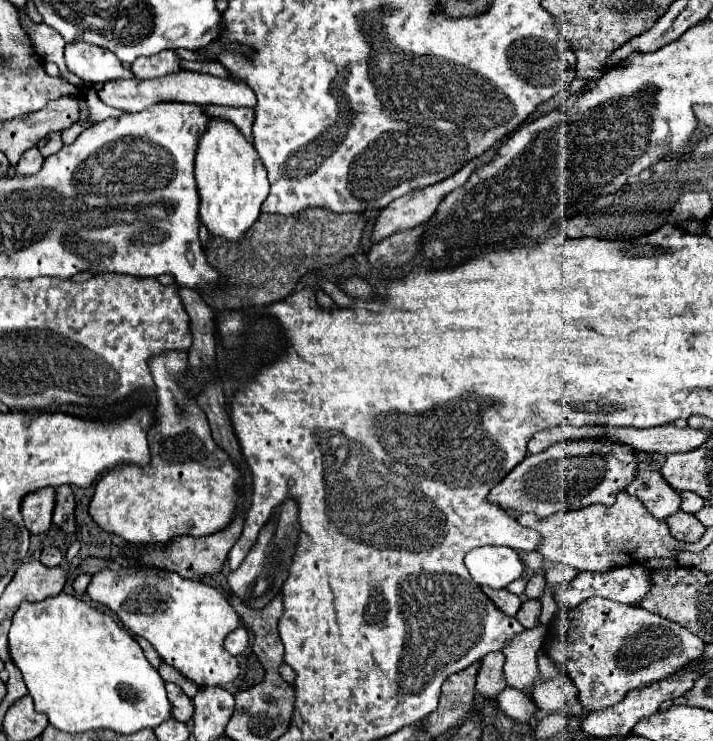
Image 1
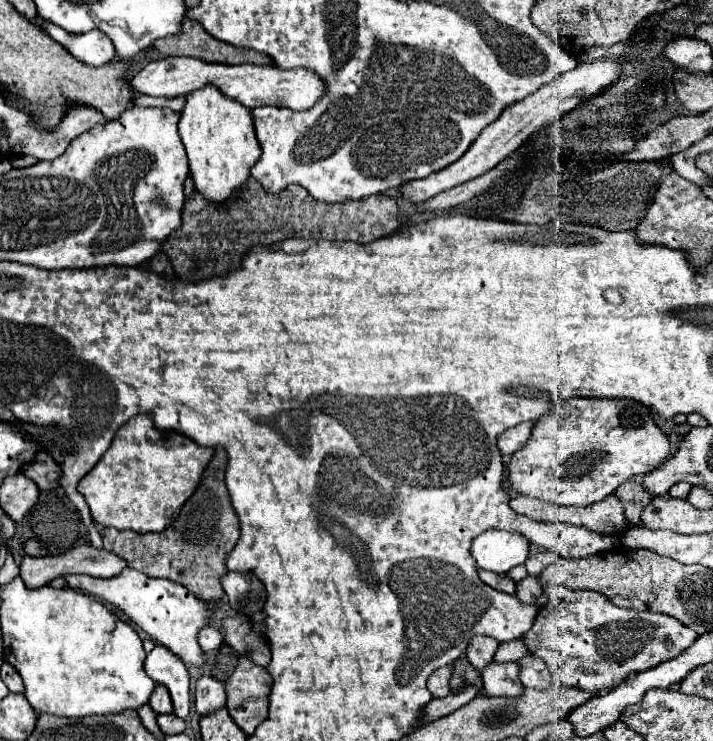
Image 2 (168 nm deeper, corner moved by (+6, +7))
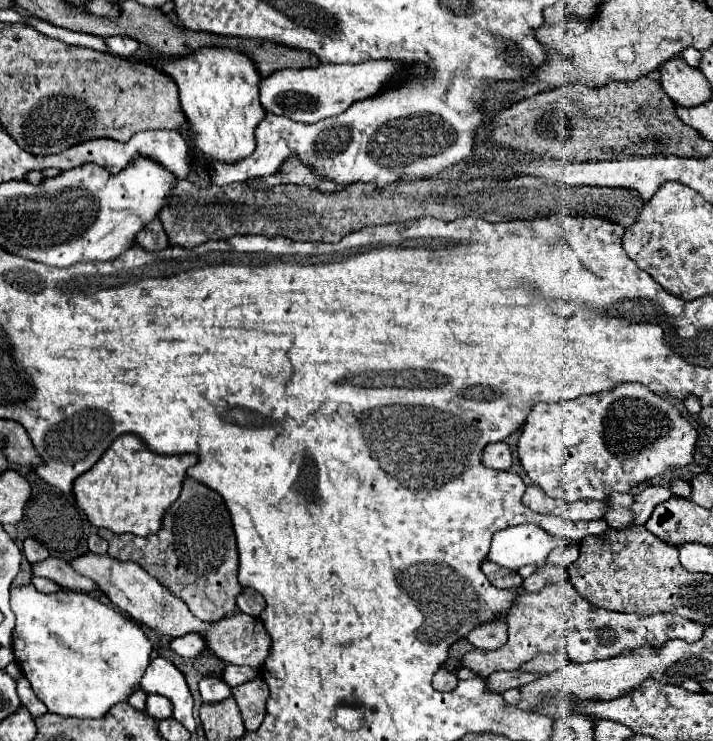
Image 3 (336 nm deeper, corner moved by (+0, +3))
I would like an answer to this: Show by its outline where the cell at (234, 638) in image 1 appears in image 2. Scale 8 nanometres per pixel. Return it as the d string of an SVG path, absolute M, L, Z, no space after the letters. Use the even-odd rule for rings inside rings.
M204 627L198 631L198 645L204 649L204 651L212 651L212 649L218 649L222 645L222 633L214 627Z

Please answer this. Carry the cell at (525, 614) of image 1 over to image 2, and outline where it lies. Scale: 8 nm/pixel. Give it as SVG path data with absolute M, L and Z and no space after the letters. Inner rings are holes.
M526 577L526 579L520 579L516 583L516 597L522 601L522 603L536 603L536 599L544 593L542 585L540 585L540 579L538 577Z

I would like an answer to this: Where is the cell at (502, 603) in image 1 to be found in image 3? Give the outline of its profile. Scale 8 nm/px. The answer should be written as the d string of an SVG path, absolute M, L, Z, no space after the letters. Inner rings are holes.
M484 561L482 571L488 577L488 581L498 589L520 589L522 587L522 577L516 571L502 569L492 561Z

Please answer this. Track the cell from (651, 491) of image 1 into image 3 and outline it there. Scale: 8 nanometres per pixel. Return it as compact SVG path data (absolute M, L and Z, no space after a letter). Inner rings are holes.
M614 493L610 499L610 511L606 515L606 521L612 529L632 529L634 527L634 513L632 513L632 505L634 505L634 495L630 493Z

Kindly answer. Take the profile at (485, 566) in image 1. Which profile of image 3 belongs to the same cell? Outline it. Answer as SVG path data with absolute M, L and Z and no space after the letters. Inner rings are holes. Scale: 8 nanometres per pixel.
M518 525L496 531L492 537L488 559L510 571L522 565L542 565L548 553L558 545L558 539L536 525Z

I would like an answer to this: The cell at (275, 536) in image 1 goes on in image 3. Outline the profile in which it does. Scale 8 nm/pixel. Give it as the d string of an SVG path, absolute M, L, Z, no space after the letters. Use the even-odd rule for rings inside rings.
M246 587L246 589L242 589L242 593L236 597L236 603L238 603L238 607L240 607L242 613L252 615L252 617L258 617L258 615L262 613L262 609L264 609L266 599L264 599L258 591Z

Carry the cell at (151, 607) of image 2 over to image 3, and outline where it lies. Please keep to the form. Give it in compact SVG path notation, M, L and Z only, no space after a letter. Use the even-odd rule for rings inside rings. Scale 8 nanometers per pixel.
M48 557L46 561L32 565L32 569L34 569L34 575L46 577L46 579L58 583L64 589L84 591L84 593L100 593L100 589L98 589L98 585L94 585L94 581L74 573L74 569L66 561L62 561L62 559Z

